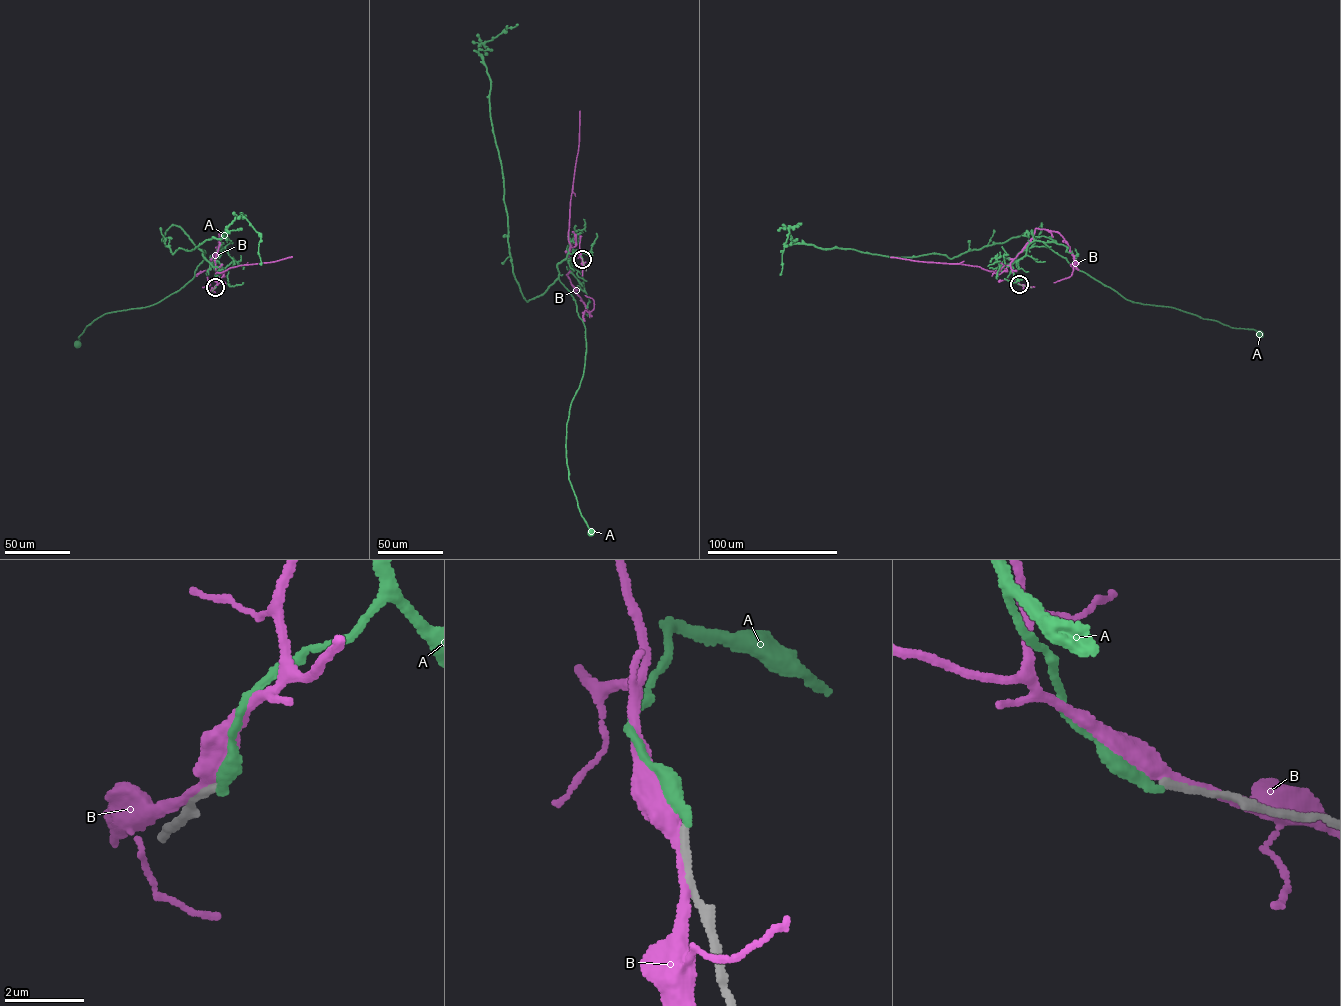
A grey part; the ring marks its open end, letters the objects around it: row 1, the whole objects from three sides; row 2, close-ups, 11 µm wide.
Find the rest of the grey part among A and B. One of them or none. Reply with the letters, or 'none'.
none

